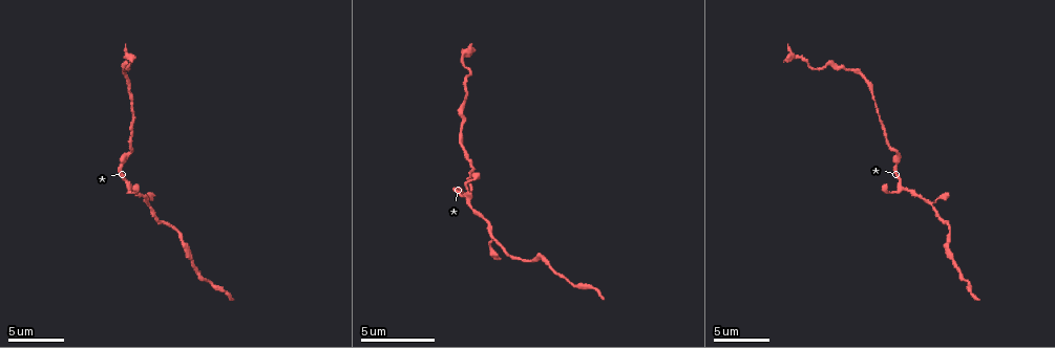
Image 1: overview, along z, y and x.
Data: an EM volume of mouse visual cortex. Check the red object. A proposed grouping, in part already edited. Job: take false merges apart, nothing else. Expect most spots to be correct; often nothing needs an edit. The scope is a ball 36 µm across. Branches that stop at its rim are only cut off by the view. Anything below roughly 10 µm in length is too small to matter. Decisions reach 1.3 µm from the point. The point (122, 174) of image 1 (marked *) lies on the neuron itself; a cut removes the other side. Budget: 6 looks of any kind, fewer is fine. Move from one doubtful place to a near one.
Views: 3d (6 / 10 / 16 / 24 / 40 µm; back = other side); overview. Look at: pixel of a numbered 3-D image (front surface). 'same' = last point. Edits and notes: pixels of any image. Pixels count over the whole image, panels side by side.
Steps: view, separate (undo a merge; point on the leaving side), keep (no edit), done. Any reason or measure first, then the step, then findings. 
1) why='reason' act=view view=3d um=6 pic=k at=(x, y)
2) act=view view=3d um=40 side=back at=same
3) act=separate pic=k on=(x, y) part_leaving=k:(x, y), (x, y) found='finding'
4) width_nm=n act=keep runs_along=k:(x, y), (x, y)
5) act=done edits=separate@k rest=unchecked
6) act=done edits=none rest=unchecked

why='thick turns thin' act=view view=3d um=16 pic=1 at=(480, 214)

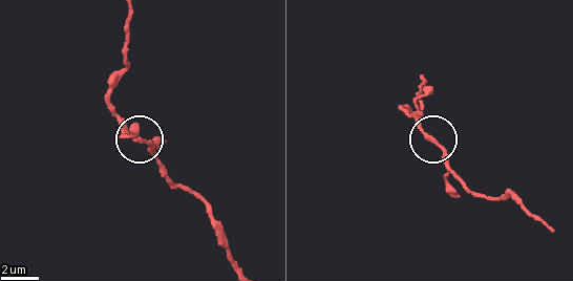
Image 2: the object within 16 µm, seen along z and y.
act=keep runs_along=2:(111, 107), (121, 124), (166, 169) found='all the same neuron'

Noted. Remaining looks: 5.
why='calibre changes' act=view view=3d um=16 pic=1 at=(130, 151)

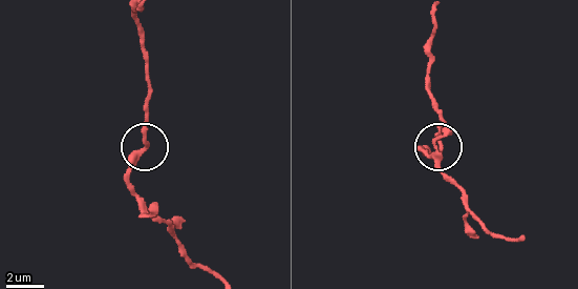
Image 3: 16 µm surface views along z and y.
act=keep found='continuous, no second neuron'

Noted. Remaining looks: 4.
why='thick turns thin' act=view view=3d um=10 pic=1 at=(130, 99)

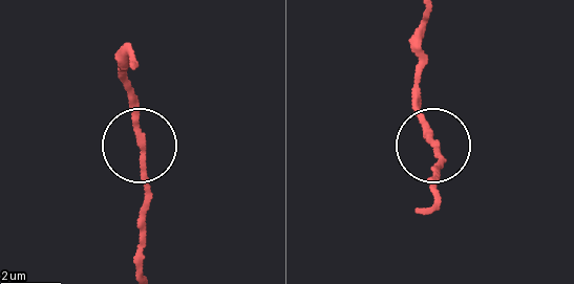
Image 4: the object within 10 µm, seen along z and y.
act=keep runs_along=4:(432, 196), (440, 151), (420, 115) found='one neuron here'

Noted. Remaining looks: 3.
act=done edits=none rest=unchecked

